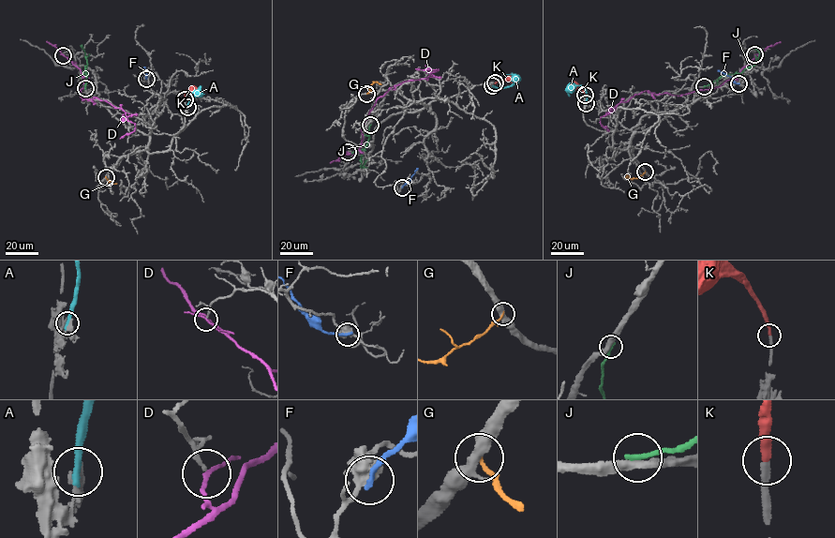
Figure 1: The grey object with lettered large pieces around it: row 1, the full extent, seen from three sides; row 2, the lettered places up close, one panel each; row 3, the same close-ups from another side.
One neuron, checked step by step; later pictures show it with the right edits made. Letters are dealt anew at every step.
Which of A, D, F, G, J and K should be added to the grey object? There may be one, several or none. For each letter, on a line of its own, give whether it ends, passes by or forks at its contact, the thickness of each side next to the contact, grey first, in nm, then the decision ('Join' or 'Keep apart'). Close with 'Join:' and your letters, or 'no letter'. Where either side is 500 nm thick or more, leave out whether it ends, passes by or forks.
A: It ends there. Thickness 240 nm (grey) against 320 nm. Keep apart
D: It passes by. Thickness 110 nm (grey) against 120 nm. Keep apart
F: It ends there. Thickness 440 nm (grey) against 240 nm. Keep apart
G: It ends there. Thickness 440 nm (grey) against 180 nm. Keep apart
J: It ends there. Thickness 320 nm (grey) against 240 nm. Keep apart
K: It ends there. Thickness 280 nm (grey) against 320 nm. Join
Join: K

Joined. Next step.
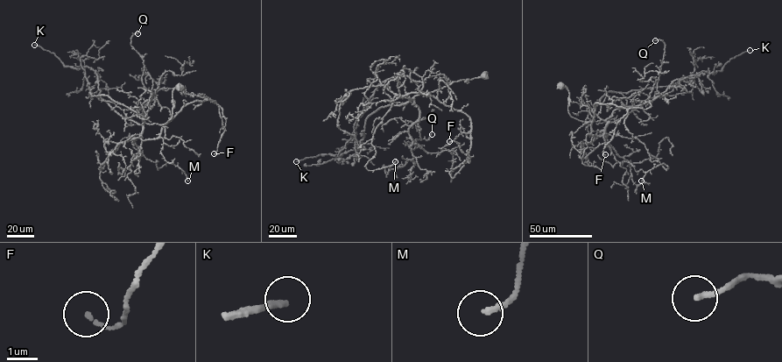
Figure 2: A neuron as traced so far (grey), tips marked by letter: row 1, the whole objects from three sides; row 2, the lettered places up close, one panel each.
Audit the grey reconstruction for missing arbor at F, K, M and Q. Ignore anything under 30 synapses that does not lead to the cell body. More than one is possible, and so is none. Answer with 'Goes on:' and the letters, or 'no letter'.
Goes on: K

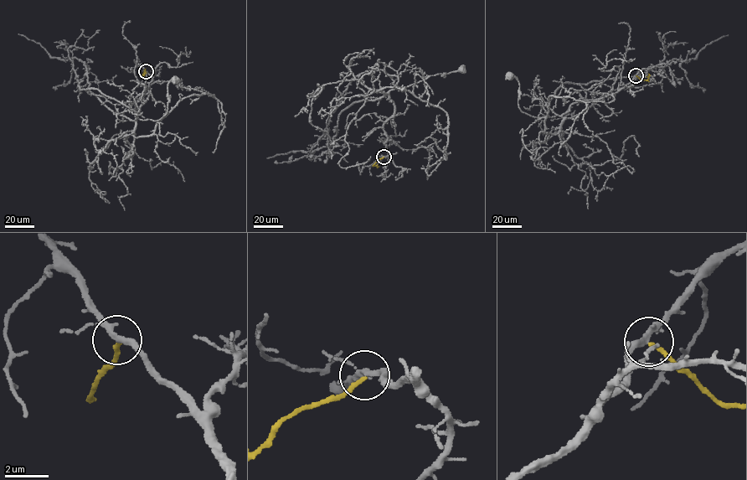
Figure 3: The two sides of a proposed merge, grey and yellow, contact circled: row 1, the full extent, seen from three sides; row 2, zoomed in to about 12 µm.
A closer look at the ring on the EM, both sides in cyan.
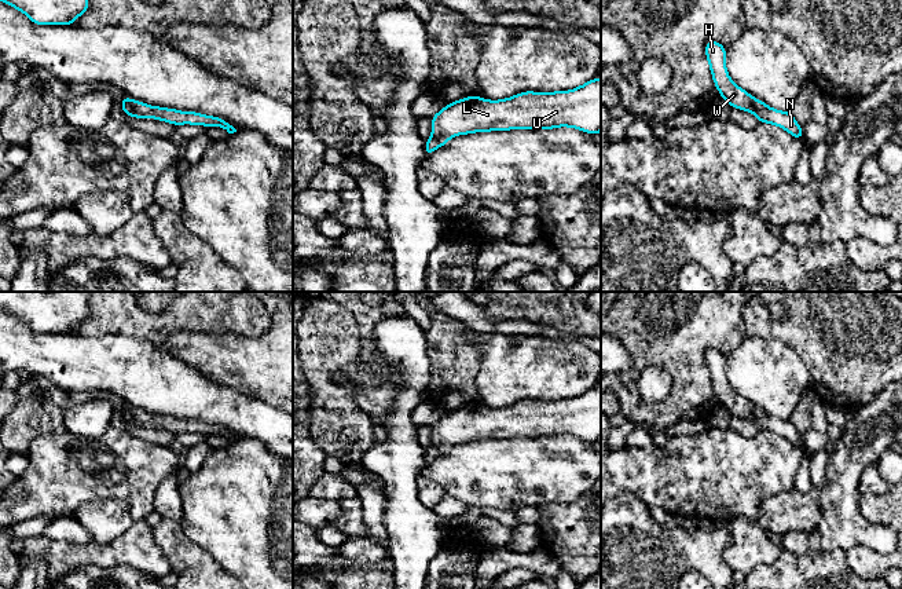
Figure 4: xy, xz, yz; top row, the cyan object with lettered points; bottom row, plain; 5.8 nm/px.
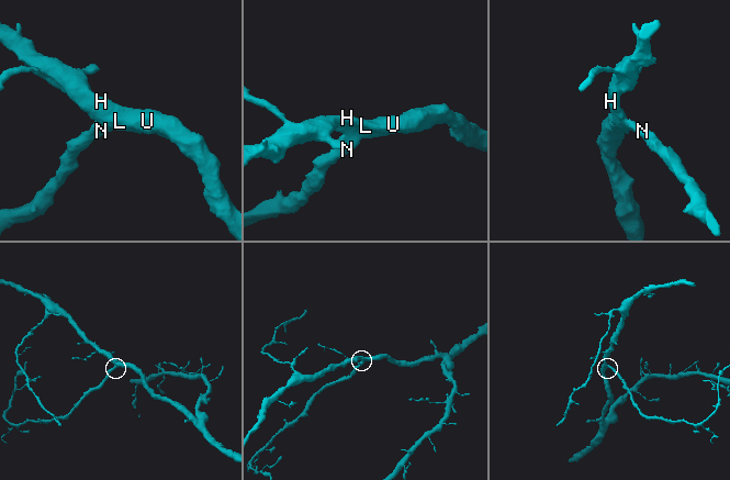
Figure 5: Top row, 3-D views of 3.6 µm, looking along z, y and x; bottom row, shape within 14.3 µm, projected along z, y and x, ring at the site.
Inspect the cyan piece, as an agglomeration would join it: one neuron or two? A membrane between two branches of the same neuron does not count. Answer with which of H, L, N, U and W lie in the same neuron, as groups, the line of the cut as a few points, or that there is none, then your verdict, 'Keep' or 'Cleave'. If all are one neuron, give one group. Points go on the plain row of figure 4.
Groups: H L N U W. No split. Keep

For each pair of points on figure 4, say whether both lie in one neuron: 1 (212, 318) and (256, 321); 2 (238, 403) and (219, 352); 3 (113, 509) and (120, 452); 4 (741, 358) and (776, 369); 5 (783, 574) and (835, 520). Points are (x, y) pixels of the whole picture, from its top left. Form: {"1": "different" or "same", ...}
{"1": "same", "2": "different", "3": "different", "4": "same", "5": "same"}

